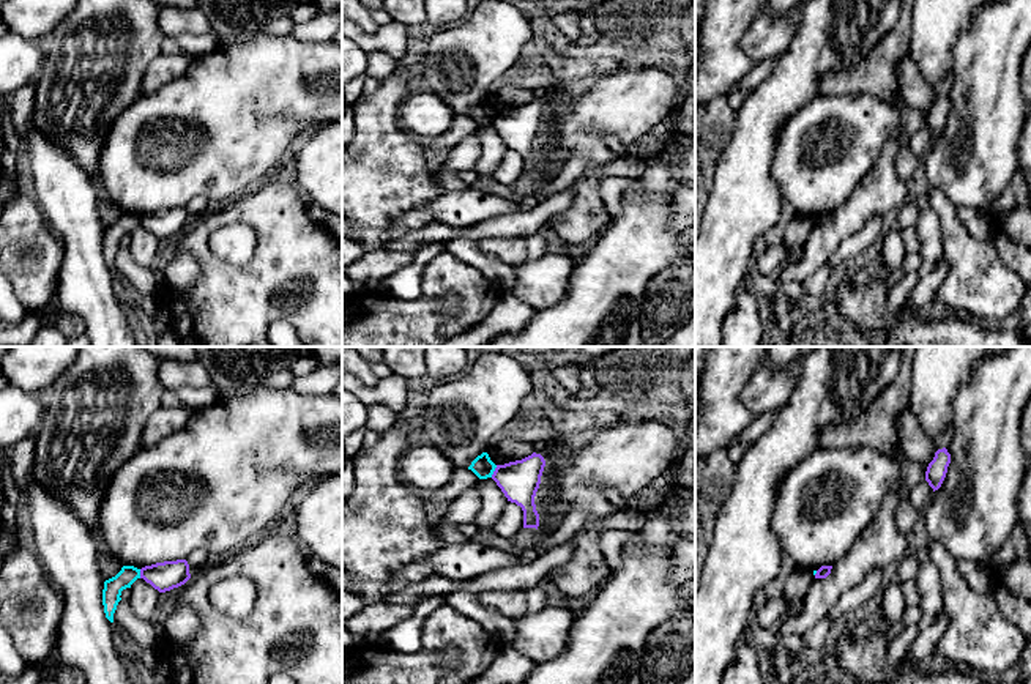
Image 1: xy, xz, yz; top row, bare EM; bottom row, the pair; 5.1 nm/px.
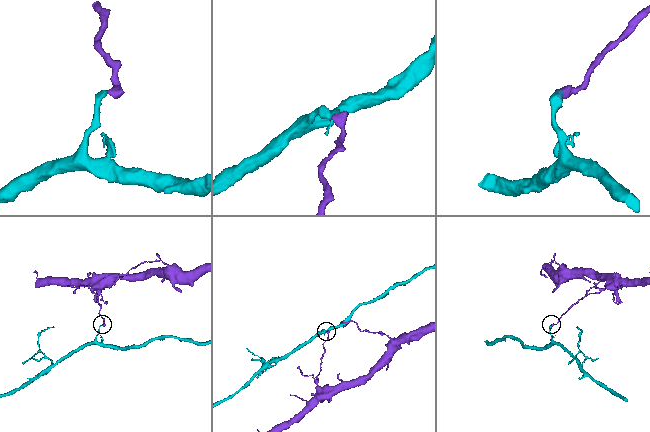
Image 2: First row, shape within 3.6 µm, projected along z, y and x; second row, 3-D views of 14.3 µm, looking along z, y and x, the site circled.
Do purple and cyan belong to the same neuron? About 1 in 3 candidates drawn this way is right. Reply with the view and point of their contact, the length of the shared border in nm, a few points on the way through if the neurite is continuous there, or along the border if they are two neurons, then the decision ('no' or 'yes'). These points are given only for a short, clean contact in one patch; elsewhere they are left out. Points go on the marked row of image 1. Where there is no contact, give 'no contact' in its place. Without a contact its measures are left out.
xz (494, 472) | 70 nm | along xz (497, 465), (491, 476) | no

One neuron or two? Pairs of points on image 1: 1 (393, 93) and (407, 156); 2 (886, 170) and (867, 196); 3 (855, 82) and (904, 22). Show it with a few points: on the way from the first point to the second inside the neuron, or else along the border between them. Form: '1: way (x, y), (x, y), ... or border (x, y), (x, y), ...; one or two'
1: way (388, 109), (388, 137), (391, 141); one
2: way (883, 177), (874, 189); one
3: way (870, 68), (897, 38); one

